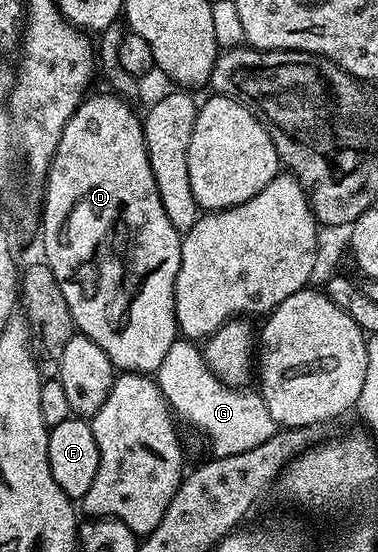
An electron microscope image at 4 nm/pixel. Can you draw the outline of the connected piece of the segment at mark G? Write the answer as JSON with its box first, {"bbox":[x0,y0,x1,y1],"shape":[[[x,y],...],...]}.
{"bbox":[156,338,276,456],"shape":[[[185,338],[174,340],[172,346],[168,346],[168,354],[164,354],[164,362],[160,362],[156,379],[158,389],[175,413],[194,416],[195,426],[210,439],[214,456],[244,454],[244,450],[252,450],[260,446],[260,442],[268,442],[276,430],[274,420],[259,393],[231,388],[216,378],[213,370],[206,365],[197,343]]]}

